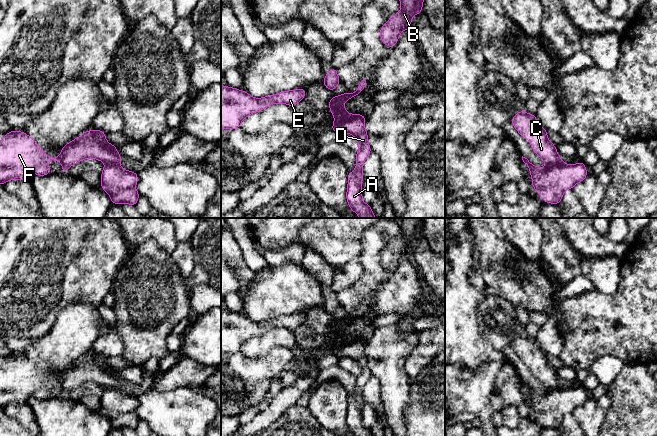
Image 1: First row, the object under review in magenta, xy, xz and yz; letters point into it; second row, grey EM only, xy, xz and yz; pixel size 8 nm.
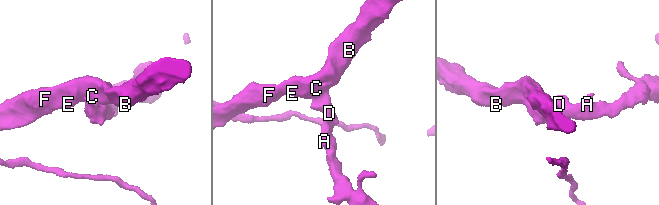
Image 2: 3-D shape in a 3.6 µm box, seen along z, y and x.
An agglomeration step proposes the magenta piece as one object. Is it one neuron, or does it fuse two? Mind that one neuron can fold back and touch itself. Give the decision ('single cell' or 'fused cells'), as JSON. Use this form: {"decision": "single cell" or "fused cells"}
{"decision": "fused cells"}

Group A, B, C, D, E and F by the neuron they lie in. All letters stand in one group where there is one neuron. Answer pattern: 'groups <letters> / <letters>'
groups A D / B C E F

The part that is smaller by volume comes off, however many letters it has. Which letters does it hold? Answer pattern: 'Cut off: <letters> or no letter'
Cut off: A, D

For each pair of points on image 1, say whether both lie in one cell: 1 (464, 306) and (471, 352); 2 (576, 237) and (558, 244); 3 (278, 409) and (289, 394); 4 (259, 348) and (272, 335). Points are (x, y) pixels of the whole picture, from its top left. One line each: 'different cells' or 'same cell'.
1: same cell
2: different cells
3: same cell
4: same cell

